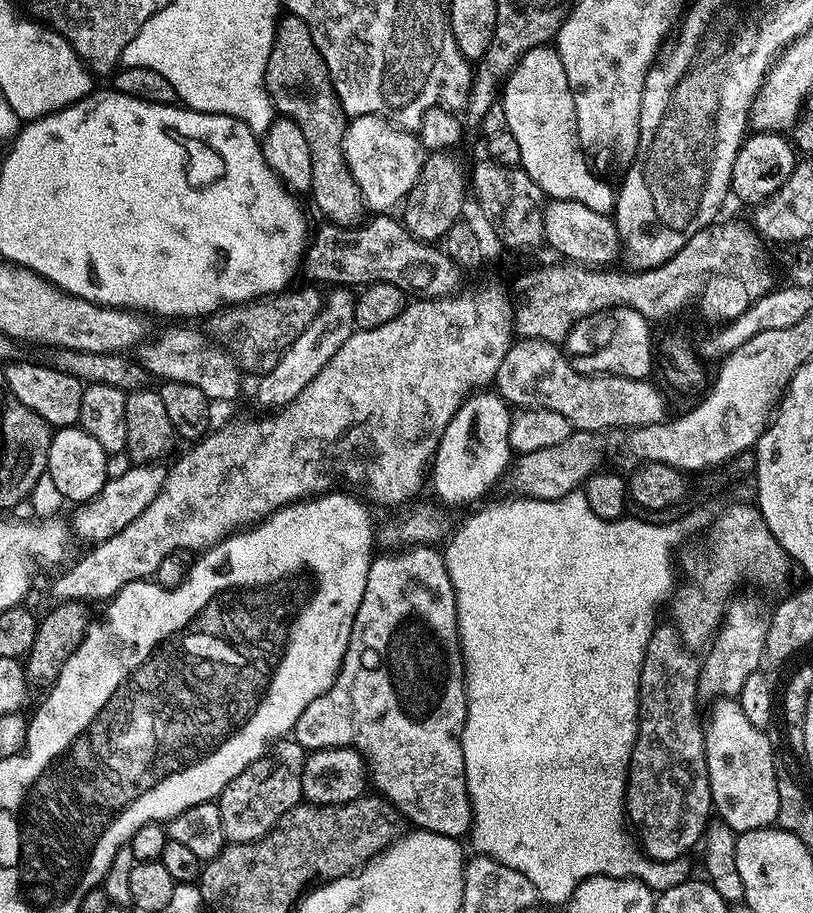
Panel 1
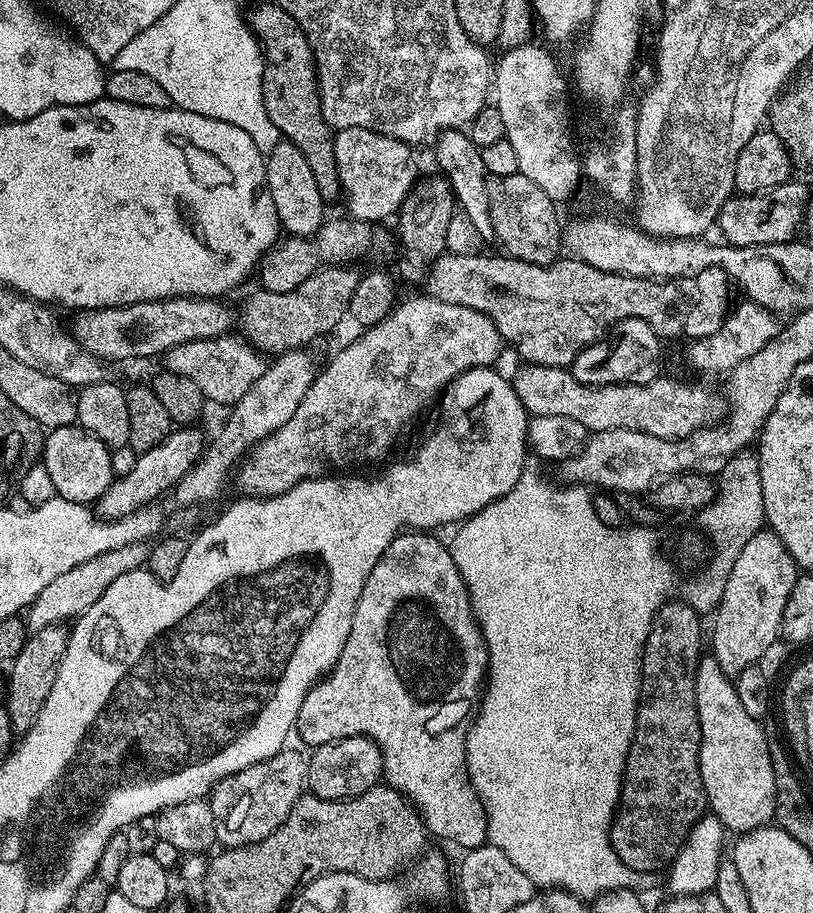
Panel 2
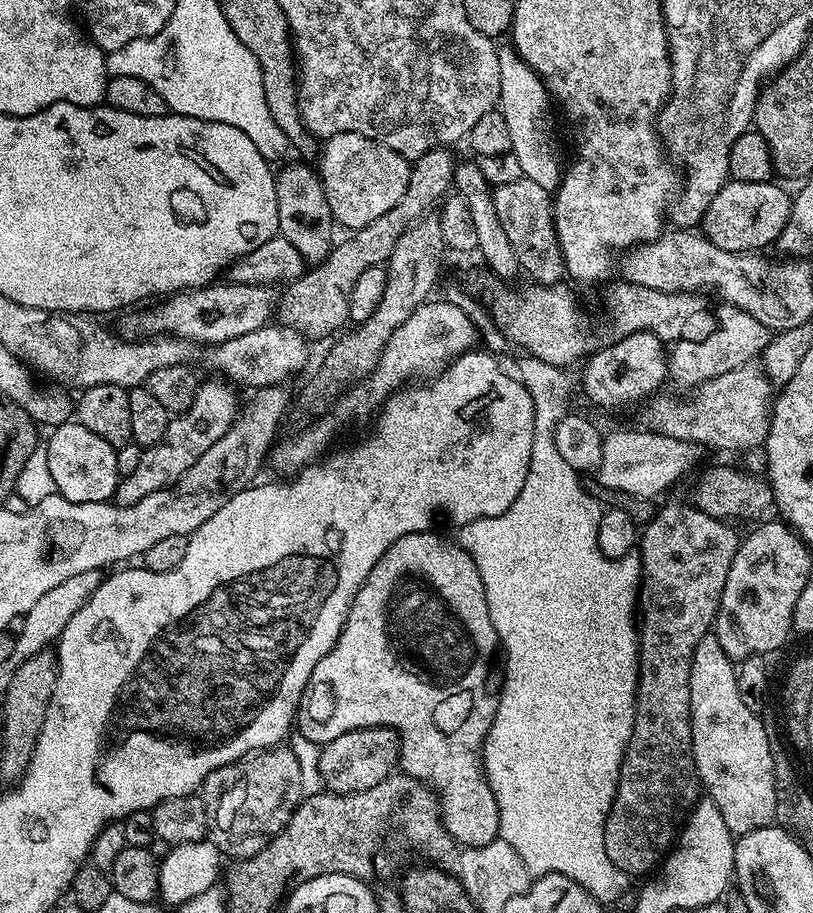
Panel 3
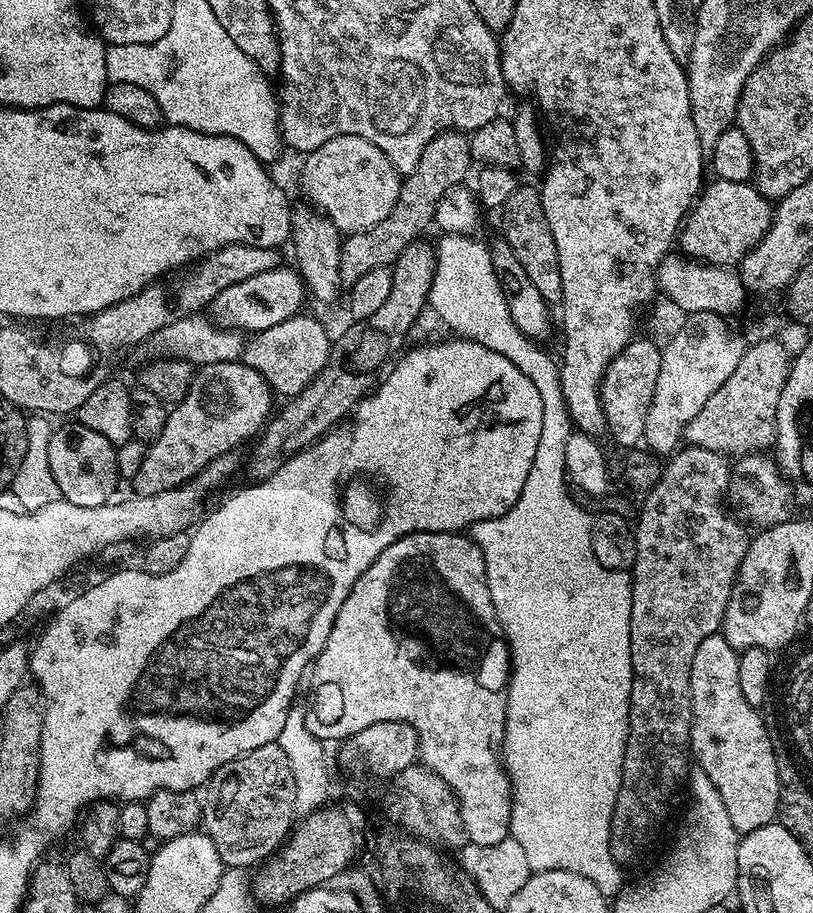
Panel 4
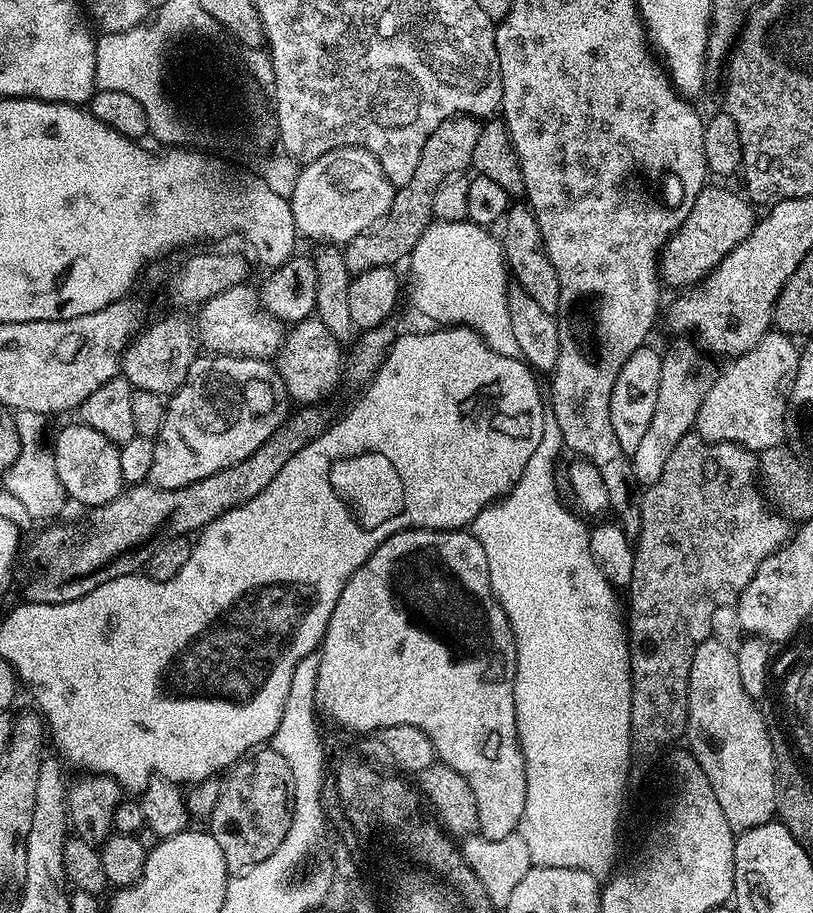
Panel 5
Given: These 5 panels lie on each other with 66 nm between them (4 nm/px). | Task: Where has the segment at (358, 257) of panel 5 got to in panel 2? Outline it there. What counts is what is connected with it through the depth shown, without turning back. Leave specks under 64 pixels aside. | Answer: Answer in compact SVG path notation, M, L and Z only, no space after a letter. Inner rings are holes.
M325 266L306 278L302 286L286 290L286 294L256 290L240 312L238 308L238 328L243 339L265 354L279 354L303 349L311 340L334 331L348 316L350 297L361 277L356 270L352 266Z

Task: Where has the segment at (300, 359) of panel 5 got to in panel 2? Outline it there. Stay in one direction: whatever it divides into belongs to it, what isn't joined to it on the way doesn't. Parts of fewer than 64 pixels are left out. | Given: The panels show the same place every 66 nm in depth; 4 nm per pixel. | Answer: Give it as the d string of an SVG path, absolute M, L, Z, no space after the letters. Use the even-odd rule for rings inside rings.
M236 334L182 342L182 346L174 346L169 352L163 353L163 360L163 367L167 371L192 379L198 385L198 390L202 390L205 401L212 403L213 400L225 406L236 404L238 398L242 398L242 394L246 394L250 386L262 378L269 365L265 353Z

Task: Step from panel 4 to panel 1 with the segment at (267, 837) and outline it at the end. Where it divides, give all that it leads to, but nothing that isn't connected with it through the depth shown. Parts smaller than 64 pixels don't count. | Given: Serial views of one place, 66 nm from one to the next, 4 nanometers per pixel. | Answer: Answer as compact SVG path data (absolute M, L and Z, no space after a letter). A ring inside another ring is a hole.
M294 738L277 740L269 751L258 757L250 767L242 770L238 778L234 778L223 788L218 797L220 813L222 814L222 830L225 841L234 844L245 844L251 840L260 840L272 827L280 821L287 812L302 800L302 770L306 749Z

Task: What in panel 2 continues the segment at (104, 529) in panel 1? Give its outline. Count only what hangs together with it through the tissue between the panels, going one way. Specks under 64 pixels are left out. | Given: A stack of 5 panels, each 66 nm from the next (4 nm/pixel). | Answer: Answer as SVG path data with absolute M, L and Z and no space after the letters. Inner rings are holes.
M180 426L170 433L154 450L139 453L130 474L115 477L112 485L102 493L98 501L99 515L106 520L117 520L126 514L134 514L139 508L147 508L161 499L163 492L171 493L180 479L200 460L206 447L206 436L196 426Z

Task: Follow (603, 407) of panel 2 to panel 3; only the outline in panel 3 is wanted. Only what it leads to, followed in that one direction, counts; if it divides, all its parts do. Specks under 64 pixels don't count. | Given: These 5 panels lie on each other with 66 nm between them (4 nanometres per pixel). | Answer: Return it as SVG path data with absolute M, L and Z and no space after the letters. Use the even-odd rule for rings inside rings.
M759 363L743 364L730 370L730 374L722 374L718 378L707 380L689 395L692 396L689 400L668 404L664 394L653 395L646 404L648 409L644 412L644 420L648 424L645 425L653 432L675 440L684 440L687 444L698 444L705 449L717 448L720 452L744 452L747 448L759 449L768 436L770 409L774 403L770 390L772 390L770 381L764 375L763 367Z

